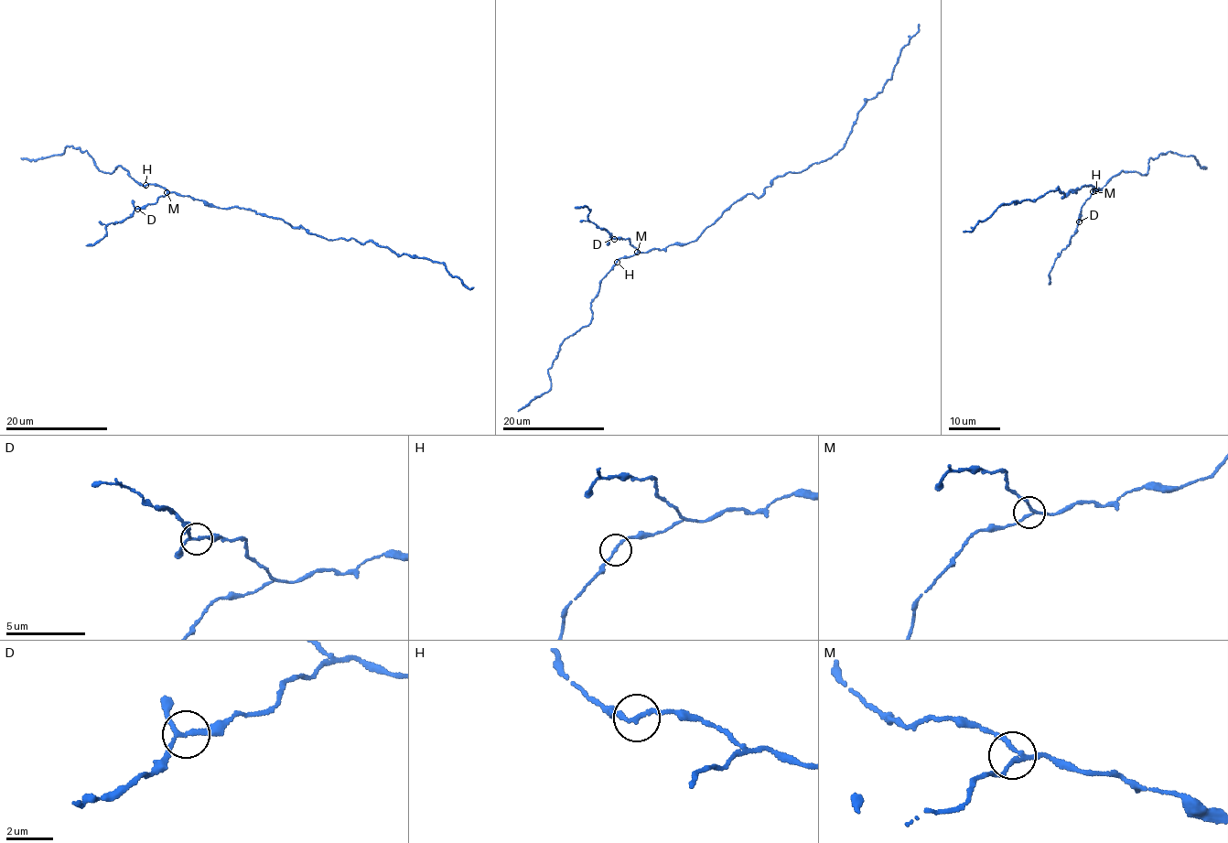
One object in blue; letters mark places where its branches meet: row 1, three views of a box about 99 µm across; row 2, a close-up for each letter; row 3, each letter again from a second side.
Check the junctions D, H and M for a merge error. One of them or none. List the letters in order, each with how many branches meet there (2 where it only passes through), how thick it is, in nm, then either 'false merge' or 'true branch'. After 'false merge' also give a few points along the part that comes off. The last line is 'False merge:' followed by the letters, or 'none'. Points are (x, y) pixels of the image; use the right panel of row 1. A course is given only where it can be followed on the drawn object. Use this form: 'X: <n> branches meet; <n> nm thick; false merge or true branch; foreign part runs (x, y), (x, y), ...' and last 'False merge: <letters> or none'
D: 3 branches meet; 150 nm thick; true branch
H: 2 branches meet; 180 nm thick; true branch
M: 3 branches meet; 150 nm thick; true branch
False merge: none

